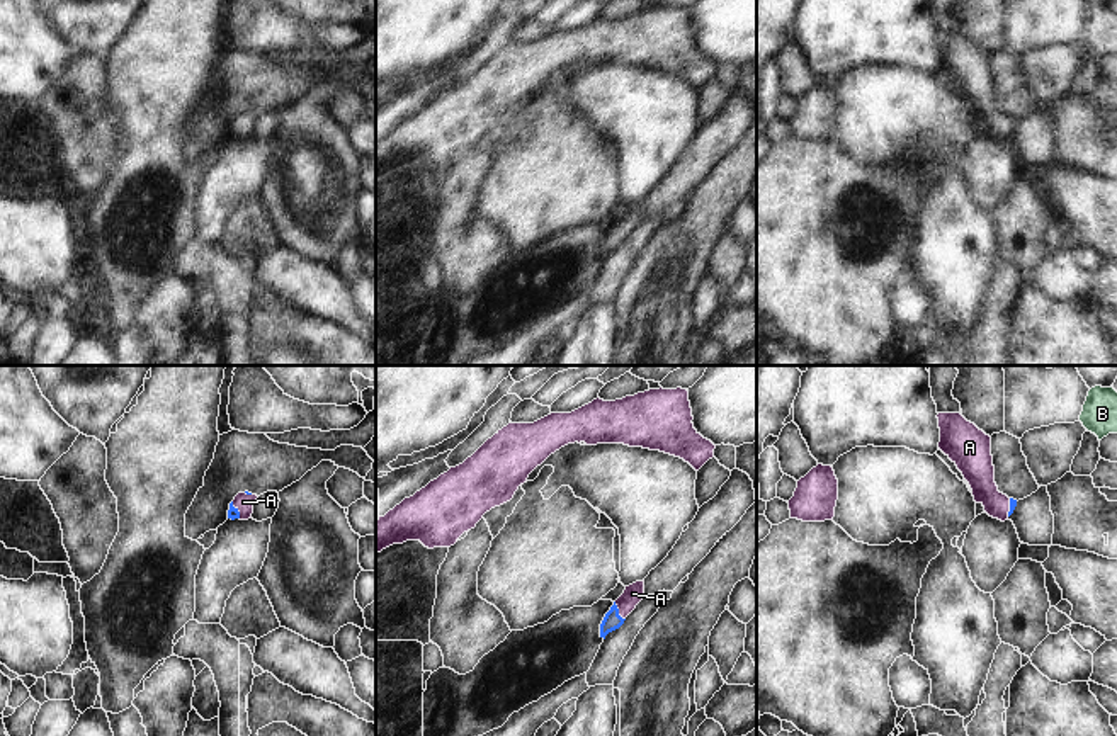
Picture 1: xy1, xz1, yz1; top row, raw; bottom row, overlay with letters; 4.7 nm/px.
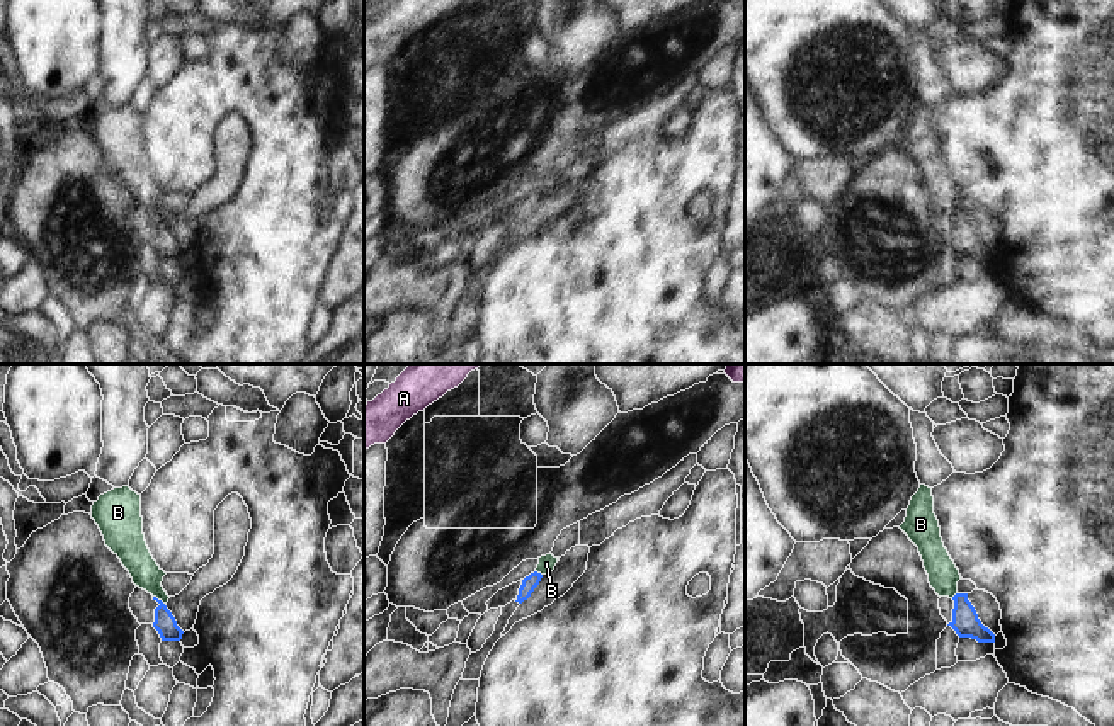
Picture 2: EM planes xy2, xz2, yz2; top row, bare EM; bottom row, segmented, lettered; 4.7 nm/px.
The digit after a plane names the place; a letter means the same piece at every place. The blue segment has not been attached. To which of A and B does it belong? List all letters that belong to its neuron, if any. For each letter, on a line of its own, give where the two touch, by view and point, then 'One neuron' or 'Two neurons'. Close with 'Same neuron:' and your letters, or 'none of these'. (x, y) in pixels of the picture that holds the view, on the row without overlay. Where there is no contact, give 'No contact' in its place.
A: Touches blue at xz1 (618, 230). One neuron
B: Touches blue at xy2 (157, 218). Two neurons
Same neuron: A

